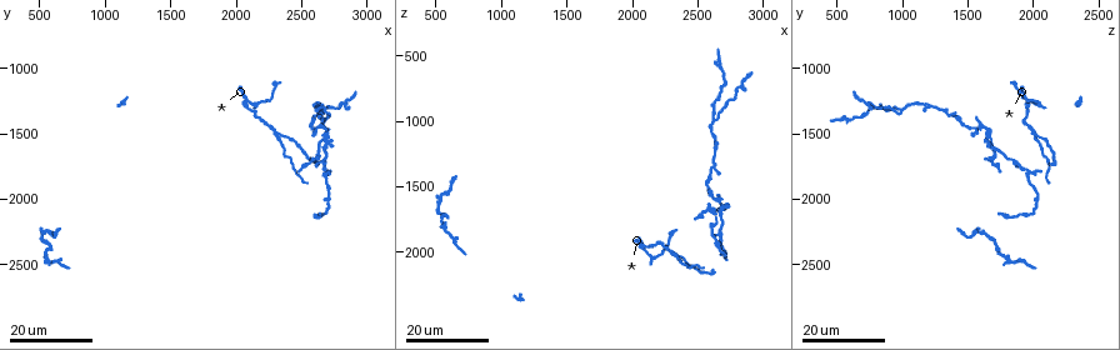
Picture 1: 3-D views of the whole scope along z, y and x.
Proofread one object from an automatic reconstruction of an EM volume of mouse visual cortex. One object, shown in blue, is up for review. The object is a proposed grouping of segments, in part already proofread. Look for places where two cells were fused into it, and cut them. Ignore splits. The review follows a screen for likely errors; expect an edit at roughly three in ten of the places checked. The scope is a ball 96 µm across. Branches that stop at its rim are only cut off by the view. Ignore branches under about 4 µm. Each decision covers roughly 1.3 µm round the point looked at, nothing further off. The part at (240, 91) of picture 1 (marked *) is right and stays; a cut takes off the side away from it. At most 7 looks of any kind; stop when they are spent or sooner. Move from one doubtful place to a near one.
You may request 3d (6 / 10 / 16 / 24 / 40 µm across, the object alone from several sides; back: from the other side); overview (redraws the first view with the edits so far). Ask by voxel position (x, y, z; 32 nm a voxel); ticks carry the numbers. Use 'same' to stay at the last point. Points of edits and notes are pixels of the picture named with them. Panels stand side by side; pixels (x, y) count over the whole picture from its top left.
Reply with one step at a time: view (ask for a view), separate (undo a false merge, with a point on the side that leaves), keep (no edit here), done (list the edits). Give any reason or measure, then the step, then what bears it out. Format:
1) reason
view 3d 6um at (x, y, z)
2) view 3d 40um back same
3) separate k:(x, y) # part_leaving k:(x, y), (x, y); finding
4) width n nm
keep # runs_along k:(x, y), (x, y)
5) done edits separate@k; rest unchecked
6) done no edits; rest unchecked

side arm on a straight run
view 3d 16um at (2680, 1520, 1680)

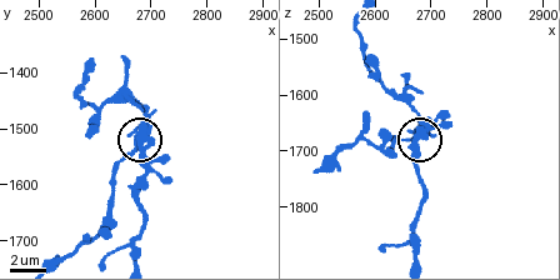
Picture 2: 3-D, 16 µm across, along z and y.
zoom in
view 3d 10um same

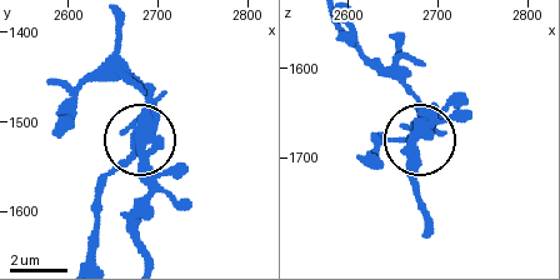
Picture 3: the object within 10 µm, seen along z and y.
separate 3:(163, 95) # part_leaving 3:(143, 128), (140, 146), (103, 190), (85, 254); a second cell is stuck on

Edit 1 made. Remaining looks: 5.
view overview

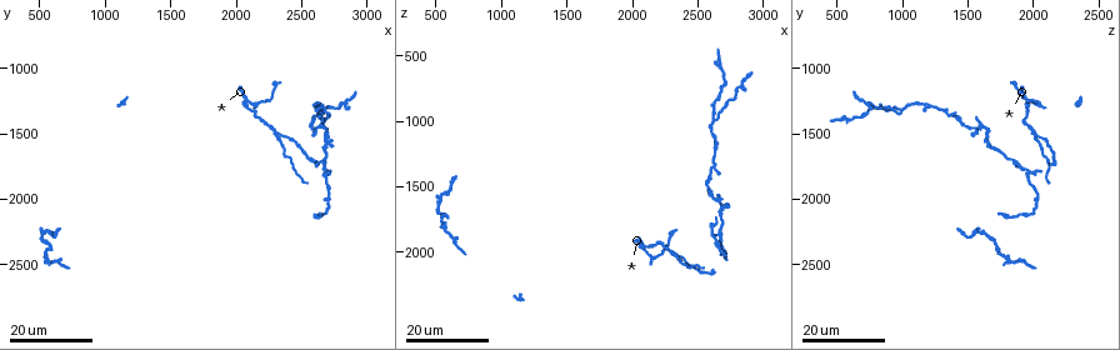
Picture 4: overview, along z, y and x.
thick turns thin
view 3d 24um at (2560, 1420, 1480)

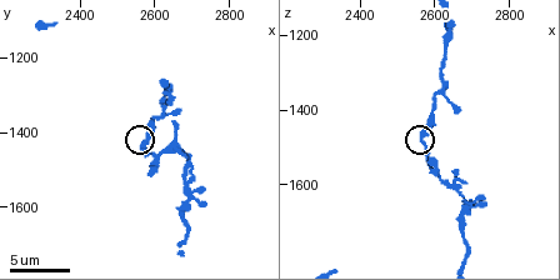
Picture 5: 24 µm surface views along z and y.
view 3d 6um at (2570, 1430, 1470)

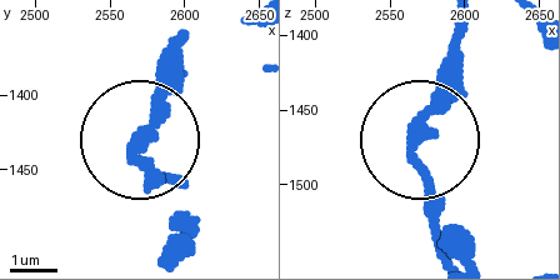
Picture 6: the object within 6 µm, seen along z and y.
keep # continuous, no second cell

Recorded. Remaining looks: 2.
sudden change in width
view 3d 24um at (2820, 1280, 720)

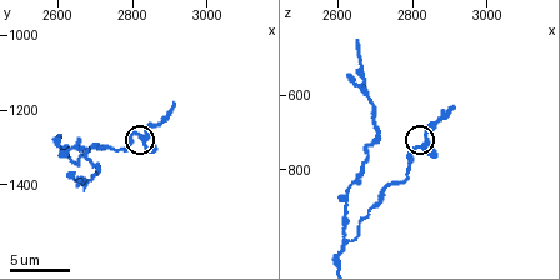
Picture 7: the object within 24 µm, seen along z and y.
zoom in
view 3d 6um at (2840, 1270, 720)

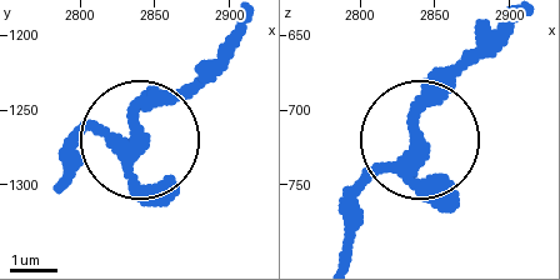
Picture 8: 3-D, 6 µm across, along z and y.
keep # runs_along 8:(341, 250), (346, 214), (481, 39); all the same cell

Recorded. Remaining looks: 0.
done edits separate@3; rest unchecked

